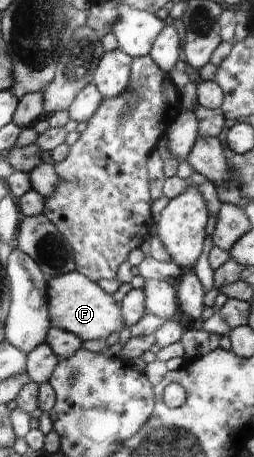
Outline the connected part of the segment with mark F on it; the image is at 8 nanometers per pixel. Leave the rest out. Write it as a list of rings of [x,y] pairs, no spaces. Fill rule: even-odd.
[[[77,271],[47,279],[48,313],[52,327],[73,333],[83,342],[101,341],[111,333],[121,332],[126,325],[122,317],[121,305],[115,303],[112,295],[107,294],[97,282],[91,282]]]

